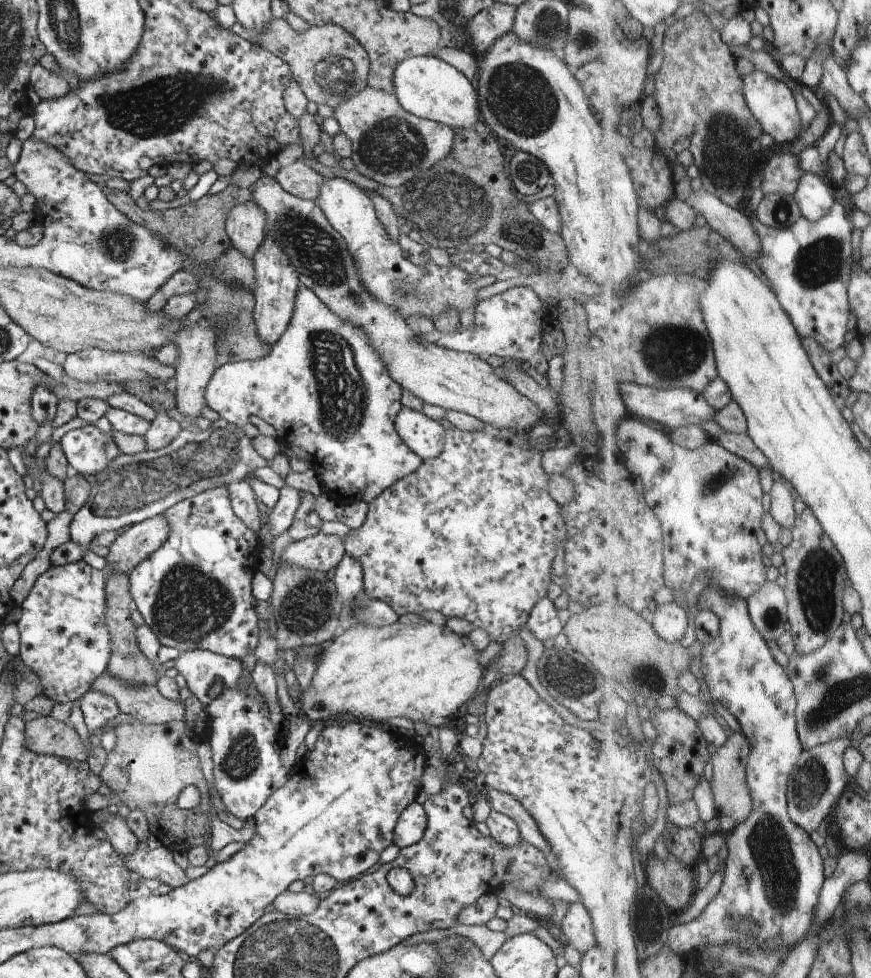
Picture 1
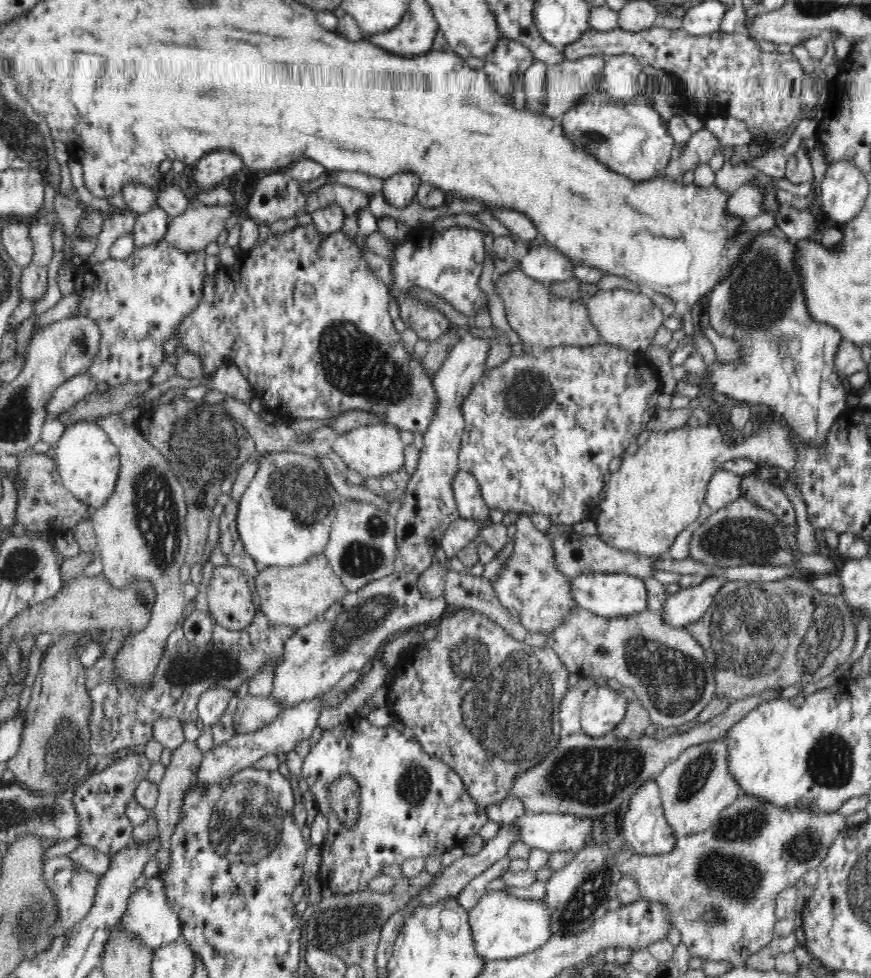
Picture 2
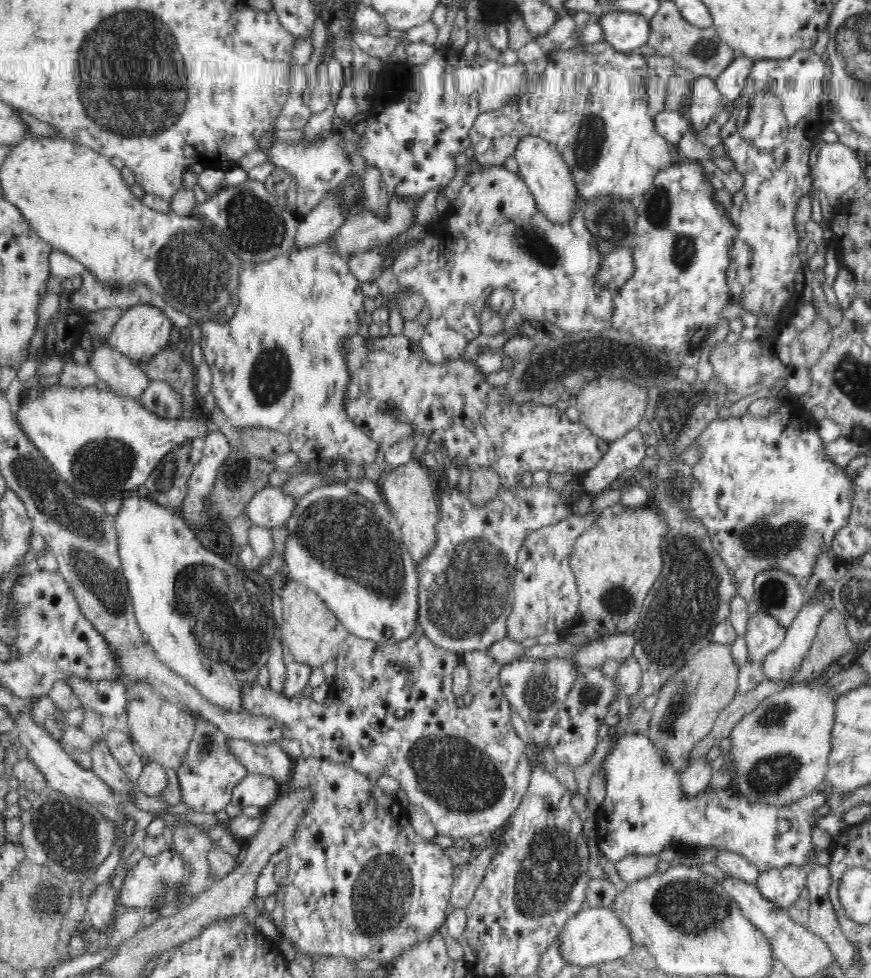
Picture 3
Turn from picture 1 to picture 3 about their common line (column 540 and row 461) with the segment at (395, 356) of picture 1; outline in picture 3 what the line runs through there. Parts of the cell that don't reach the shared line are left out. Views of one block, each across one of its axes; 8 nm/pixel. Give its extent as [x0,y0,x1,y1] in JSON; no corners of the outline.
[379,459,439,563]

